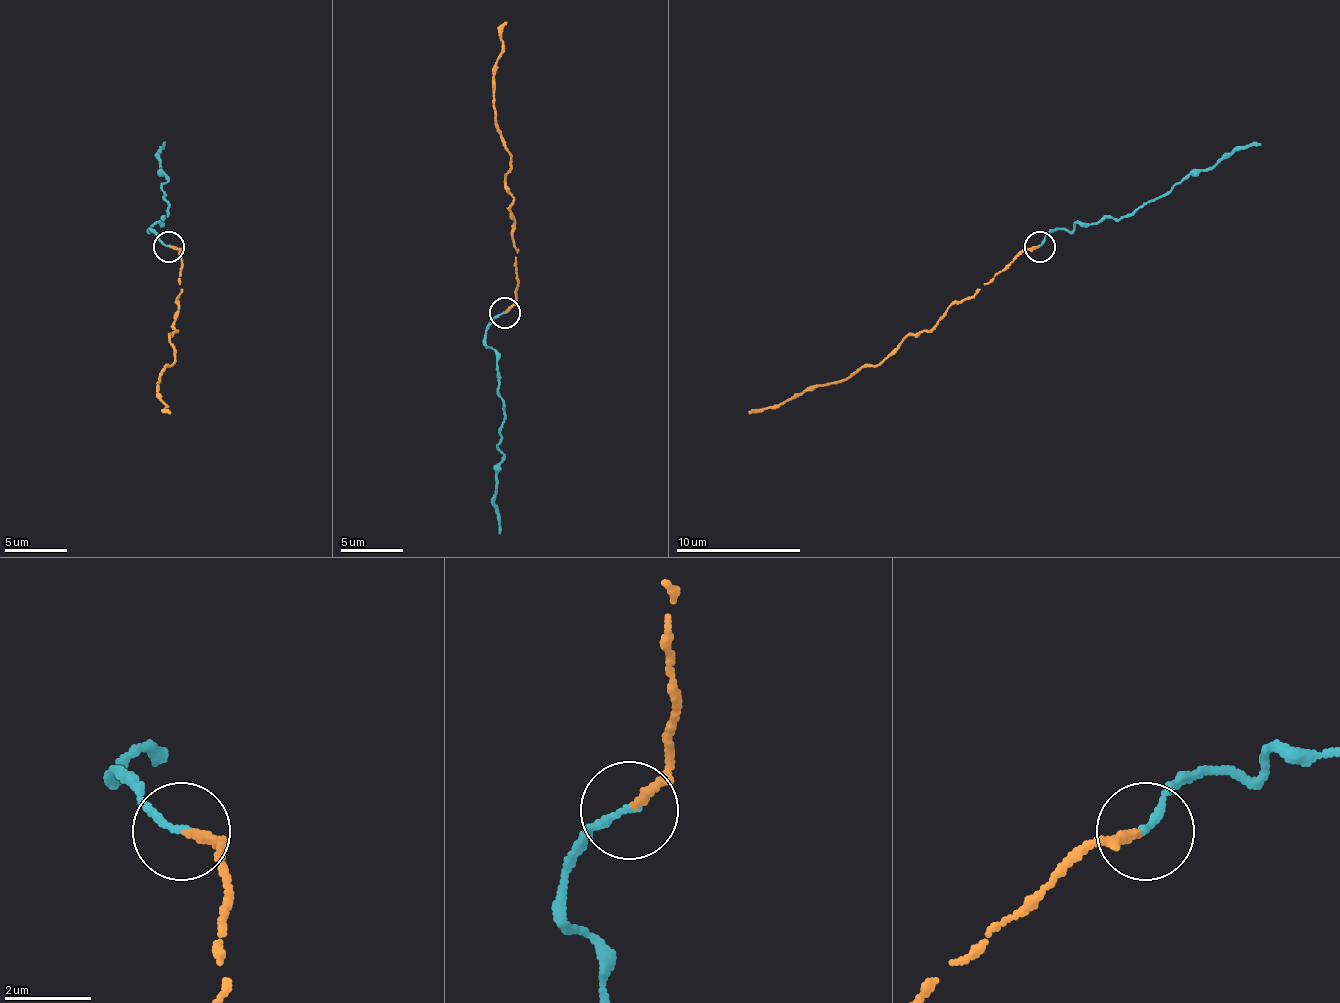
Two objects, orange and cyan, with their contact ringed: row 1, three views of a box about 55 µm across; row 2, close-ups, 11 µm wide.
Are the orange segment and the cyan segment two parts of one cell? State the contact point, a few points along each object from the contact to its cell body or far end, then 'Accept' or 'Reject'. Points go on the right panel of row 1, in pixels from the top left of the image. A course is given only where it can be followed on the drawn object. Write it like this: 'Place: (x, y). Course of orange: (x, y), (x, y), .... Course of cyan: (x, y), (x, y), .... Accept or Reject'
Place: (1040, 246). Course of orange: (1037, 245), (956, 302), (928, 330), (906, 336), (878, 364), (856, 368), (843, 380), (806, 386), (749, 415). Course of cyan: (1041, 245), (1059, 230), (1134, 214), (1191, 173), (1213, 170), (1225, 158), (1260, 142). Accept

